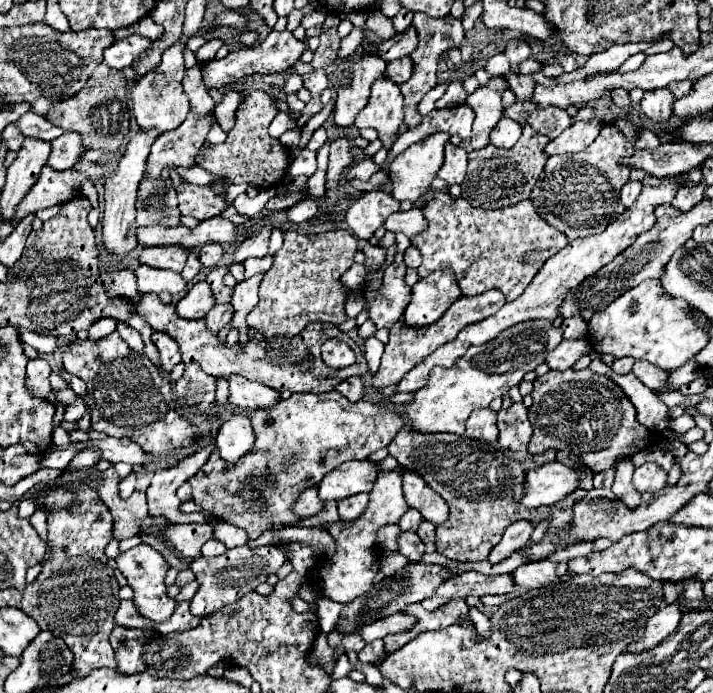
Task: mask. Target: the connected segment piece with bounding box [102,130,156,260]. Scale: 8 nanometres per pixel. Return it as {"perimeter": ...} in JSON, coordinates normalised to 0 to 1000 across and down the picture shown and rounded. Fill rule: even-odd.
{"perimeter":[[[194,188],[188,196],[182,196],[180,214],[174,228],[165,234],[163,245],[154,251],[154,257],[146,266],[146,309],[143,309],[143,352],[154,367],[163,367],[168,375],[182,367],[194,349],[191,349],[191,274],[202,254],[202,237],[210,219],[213,205],[219,202],[219,190],[202,190]]]}

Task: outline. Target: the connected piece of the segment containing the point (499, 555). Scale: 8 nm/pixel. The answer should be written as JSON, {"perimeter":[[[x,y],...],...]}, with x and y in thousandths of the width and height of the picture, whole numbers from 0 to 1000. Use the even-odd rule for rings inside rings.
{"perimeter":[[[738,750],[718,753],[715,762],[707,768],[701,785],[690,791],[690,797],[687,797],[687,802],[684,802],[684,811],[687,811],[687,814],[701,814],[704,808],[715,805],[724,794],[729,794],[729,791],[741,782],[746,765],[749,765],[746,756],[738,756]]]}

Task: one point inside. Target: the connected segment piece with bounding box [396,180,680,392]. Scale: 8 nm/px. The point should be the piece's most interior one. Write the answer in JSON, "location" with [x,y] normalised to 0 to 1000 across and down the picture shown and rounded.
{"location":[813,374]}

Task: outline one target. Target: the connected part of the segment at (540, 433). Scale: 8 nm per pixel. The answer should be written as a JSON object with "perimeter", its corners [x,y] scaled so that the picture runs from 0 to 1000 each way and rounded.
{"perimeter":[[[827,531],[822,534],[771,534],[769,540],[757,543],[749,551],[746,563],[746,586],[741,589],[743,609],[749,618],[746,635],[741,641],[743,655],[763,655],[766,649],[797,649],[819,664],[819,670],[836,684],[844,678],[853,678],[870,658],[881,658],[886,652],[886,641],[898,641],[898,649],[903,649],[912,641],[912,623],[892,606],[892,592],[886,580],[878,574],[872,560],[861,554],[856,545],[833,540]]]}

